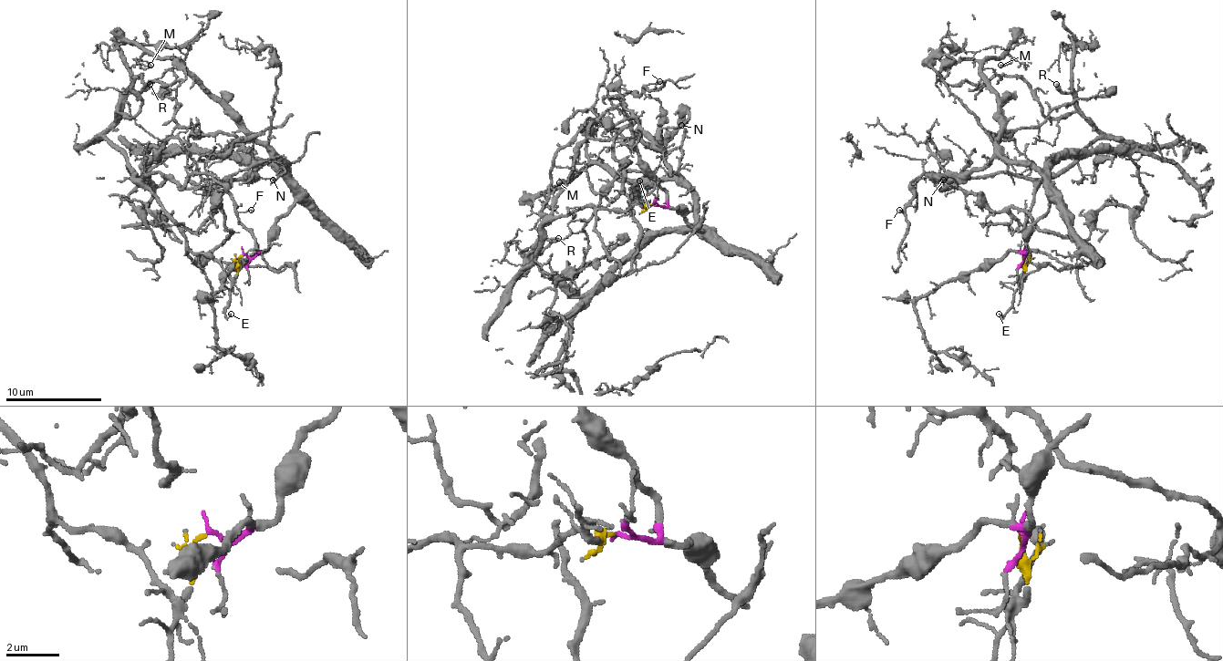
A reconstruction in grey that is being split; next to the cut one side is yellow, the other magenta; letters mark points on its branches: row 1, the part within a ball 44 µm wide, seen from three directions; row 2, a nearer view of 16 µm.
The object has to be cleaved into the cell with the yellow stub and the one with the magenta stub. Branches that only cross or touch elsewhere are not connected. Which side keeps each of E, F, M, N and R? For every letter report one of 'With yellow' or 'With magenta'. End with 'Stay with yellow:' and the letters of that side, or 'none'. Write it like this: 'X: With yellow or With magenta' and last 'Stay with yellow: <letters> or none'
E: With yellow
F: With yellow
M: With magenta
N: With magenta
R: With yellow
Stay with yellow: E, F, R

